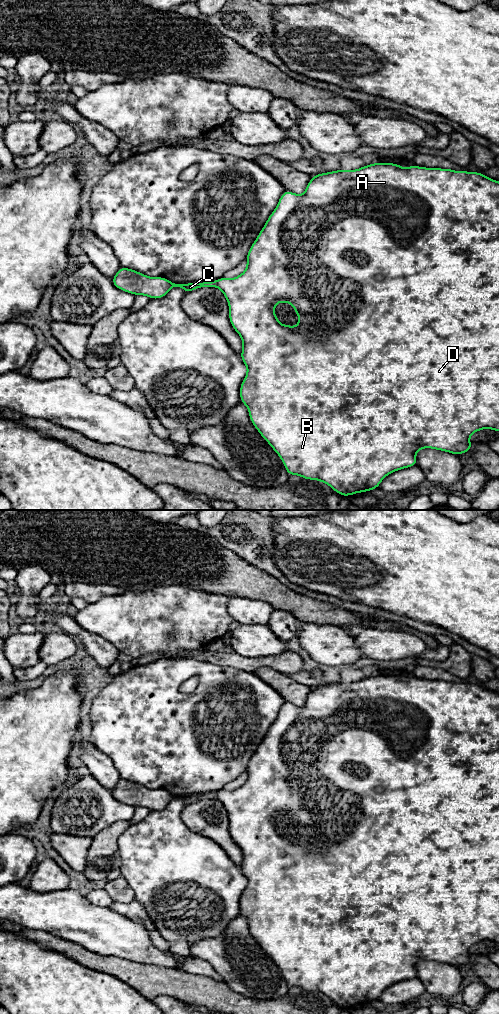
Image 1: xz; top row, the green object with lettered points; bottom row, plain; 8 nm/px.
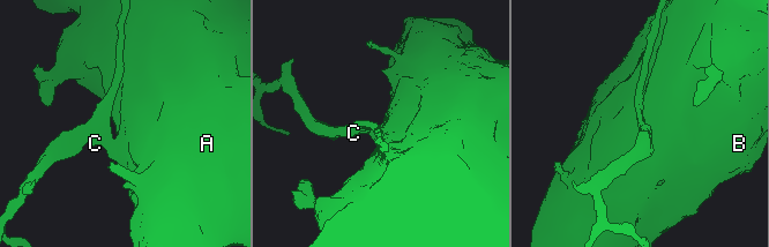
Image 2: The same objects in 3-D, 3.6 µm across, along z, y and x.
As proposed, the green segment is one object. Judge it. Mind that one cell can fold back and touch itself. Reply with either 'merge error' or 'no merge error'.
merge error

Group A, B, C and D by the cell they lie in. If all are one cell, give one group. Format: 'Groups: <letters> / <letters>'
Groups: A B D / C

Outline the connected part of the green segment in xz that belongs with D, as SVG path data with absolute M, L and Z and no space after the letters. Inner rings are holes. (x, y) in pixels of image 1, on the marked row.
M379 161L379 162L377 162L377 163L373 163L373 164L370 164L370 165L365 165L365 166L363 166L363 167L362 167L362 168L359 168L359 169L356 169L356 170L344 170L344 169L343 169L343 168L341 168L341 169L340 169L340 170L337 170L337 171L331 171L331 172L326 172L326 173L321 173L321 174L317 174L317 175L315 175L315 176L311 176L311 180L310 180L310 181L309 181L309 183L308 183L308 185L307 185L307 187L306 187L306 190L305 190L305 192L304 192L304 193L303 193L303 194L302 194L302 195L298 195L298 194L295 194L295 193L293 193L293 192L291 192L291 191L284 191L284 192L283 192L283 193L282 193L282 195L281 195L281 197L280 197L280 199L279 199L279 201L278 201L278 204L277 204L277 206L276 206L276 208L275 208L275 210L274 210L274 211L273 211L273 212L272 212L272 214L271 214L271 215L270 215L270 216L269 216L269 217L268 217L268 219L267 219L267 221L266 221L266 223L265 223L265 224L264 224L264 227L263 227L263 228L262 228L262 230L261 230L261 231L260 231L260 233L259 233L259 234L258 234L258 236L257 236L257 238L256 238L256 240L255 240L255 241L254 241L254 242L253 242L253 244L252 244L252 245L251 245L251 247L250 247L250 249L249 249L249 251L248 251L248 253L247 253L247 260L246 260L246 264L247 264L247 268L246 268L246 270L245 270L245 271L244 271L244 272L243 272L243 273L242 273L242 274L240 274L240 275L239 275L239 276L237 276L237 277L235 277L235 278L232 278L232 279L226 279L226 278L224 278L224 277L221 277L221 278L219 278L219 279L217 279L217 280L216 280L216 284L217 284L217 286L216 286L216 287L217 287L217 288L219 288L219 289L220 289L220 290L221 290L221 291L222 291L222 292L223 292L223 294L224 294L224 296L225 296L225 297L226 297L226 300L227 300L227 302L228 302L228 304L229 304L229 320L230 320L230 323L231 323L231 325L232 325L232 327L233 327L233 328L234 328L234 330L235 330L235 331L236 331L236 332L237 332L237 333L238 333L238 334L239 334L239 335L240 335L240 337L241 337L241 339L242 339L242 345L243 345L243 350L242 350L242 352L241 352L241 353L240 353L240 357L241 357L241 359L242 359L242 361L243 361L243 362L244 362L244 364L245 364L245 365L246 365L246 367L247 367L247 375L246 375L246 376L245 376L245 378L244 378L244 379L243 379L243 381L242 381L242 383L241 383L241 386L240 386L240 401L241 401L241 403L243 403L243 404L245 404L245 405L246 405L246 406L247 406L247 407L248 407L248 411L249 411L249 418L250 418L250 420L251 420L251 422L252 422L252 424L253 424L253 426L254 426L254 427L255 427L255 428L256 428L256 429L257 429L257 430L258 430L258 432L259 432L259 433L260 433L260 435L261 435L261 436L262 436L262 437L263 437L263 438L264 438L264 439L265 439L265 440L266 440L266 441L267 441L267 443L268 443L268 444L269 444L269 445L270 445L270 446L271 446L271 447L272 447L272 449L273 449L273 450L274 450L274 451L275 451L275 452L276 452L276 453L277 453L277 454L278 454L278 455L279 455L279 457L280 457L280 459L281 459L281 460L282 460L282 463L283 463L283 464L284 464L284 467L285 467L285 468L286 468L286 471L287 471L287 473L288 473L288 475L289 475L289 476L291 476L291 475L299 475L299 476L301 476L301 477L302 477L302 478L303 478L303 479L308 479L308 480L318 480L318 481L321 481L321 482L323 482L323 483L325 483L325 484L327 484L327 485L328 485L328 486L330 486L330 487L331 487L331 488L332 488L332 489L333 489L333 490L334 490L334 491L335 491L335 492L336 492L336 493L338 493L338 494L340 494L340 495L342 495L342 496L345 496L345 497L348 497L348 496L349 496L349 495L353 495L353 494L356 494L356 493L361 493L361 492L366 492L366 491L370 491L370 492L371 492L371 491L372 491L372 490L373 490L373 489L376 489L376 488L379 488L379 485L380 485L380 483L381 483L381 481L382 481L382 480L383 480L383 479L384 479L384 478L385 478L385 477L386 477L386 476L387 476L387 475L389 475L389 474L391 474L391 473L393 473L393 472L395 472L395 471L397 471L397 470L401 470L401 469L404 469L404 468L409 468L409 467L413 467L413 466L417 466L417 459L416 459L416 452L417 452L417 451L418 451L418 450L421 450L421 449L423 449L423 448L431 448L431 449L436 449L436 450L441 450L441 451L445 451L445 452L449 452L449 453L452 453L452 454L454 454L454 455L456 455L456 456L457 456L457 455L459 455L459 454L463 454L463 453L467 453L467 452L470 452L470 450L471 450L471 447L472 447L472 443L471 443L471 442L470 442L470 441L469 441L469 437L470 437L470 436L471 436L471 435L472 435L472 434L473 434L473 433L475 433L475 432L477 432L477 431L479 431L479 430L482 430L482 429L493 429L493 430L494 430L494 431L496 431L496 432L499 432L499 182L498 182L498 181L496 181L496 180L493 180L493 179L491 179L491 178L489 178L489 177L486 177L486 176L485 176L485 175L484 175L484 174L482 174L482 173L479 173L479 172L468 172L468 171L460 171L460 172L456 172L456 171L455 171L455 170L454 170L454 169L442 169L442 168L427 168L427 167L419 167L419 166L416 166L416 165L413 165L413 166L409 166L409 167L406 167L406 168L402 168L402 167L401 167L401 166L400 166L400 164L395 164L395 163L385 163L385 162L384 162L384 163L382 163L382 162L380 162L380 161ZM281 301L283 301L283 302L284 302L284 303L290 303L290 304L291 304L291 306L292 306L292 307L294 307L294 308L295 308L295 314L296 314L296 315L298 315L298 316L299 316L299 324L298 324L298 325L296 325L296 326L295 326L295 327L293 327L293 326L292 326L292 325L282 325L282 324L281 324L281 323L280 323L280 322L279 322L279 321L278 321L278 320L277 320L277 314L276 314L276 313L274 313L274 312L273 312L273 308L274 308L274 307L276 307L276 306L277 306L277 304L278 304L278 303L280 303L280 302L281 302Z

